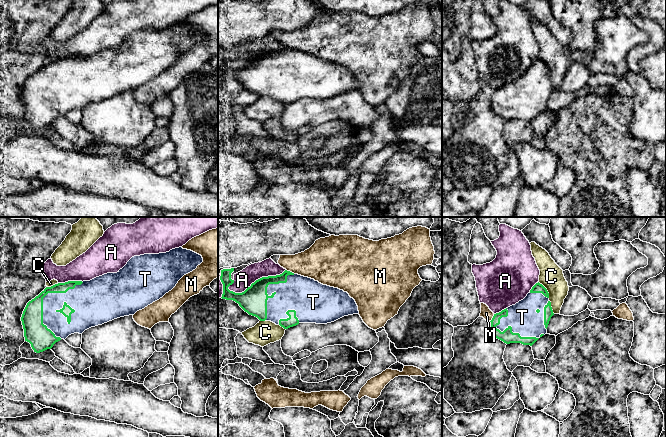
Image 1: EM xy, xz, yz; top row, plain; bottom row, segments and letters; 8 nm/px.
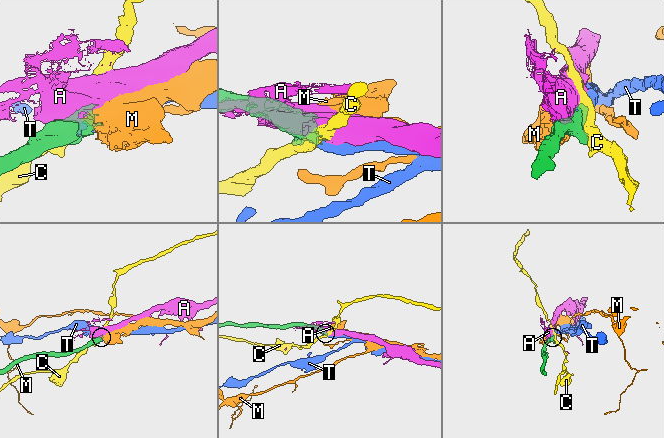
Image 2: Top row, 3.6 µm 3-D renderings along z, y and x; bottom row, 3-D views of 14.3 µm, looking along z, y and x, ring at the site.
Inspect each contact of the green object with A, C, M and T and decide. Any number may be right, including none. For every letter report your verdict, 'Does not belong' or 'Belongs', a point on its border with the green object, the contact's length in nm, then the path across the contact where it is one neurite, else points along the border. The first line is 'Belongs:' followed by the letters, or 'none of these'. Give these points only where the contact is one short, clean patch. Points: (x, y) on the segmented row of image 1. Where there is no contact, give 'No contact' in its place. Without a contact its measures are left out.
Belongs: T
A: Does not belong. Touches green at xz (256, 280). Shared border 500 nm
C: Does not belong. Touches green at yz (546, 289). Shared border 160 nm
M: Does not belong. Touches green at xz (289, 271). Shared border 80 nm. Boundary: xz (286, 269), (294, 273)
T: Belongs. Touches green at xy (43, 297). Shared border 500 nm

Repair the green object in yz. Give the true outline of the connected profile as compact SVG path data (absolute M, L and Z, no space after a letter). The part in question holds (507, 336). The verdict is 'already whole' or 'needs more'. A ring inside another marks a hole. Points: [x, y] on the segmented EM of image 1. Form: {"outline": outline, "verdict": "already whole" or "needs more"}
{"outline": "M538 282L523 300L494 314L490 321L492 333L506 344L532 346L547 333L553 315L549 293Z", "verdict": "needs more"}

